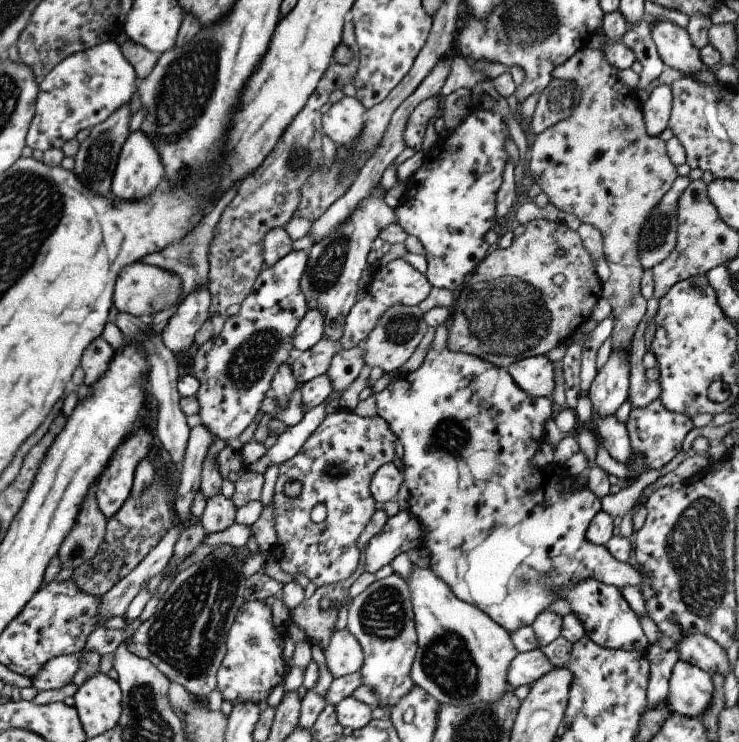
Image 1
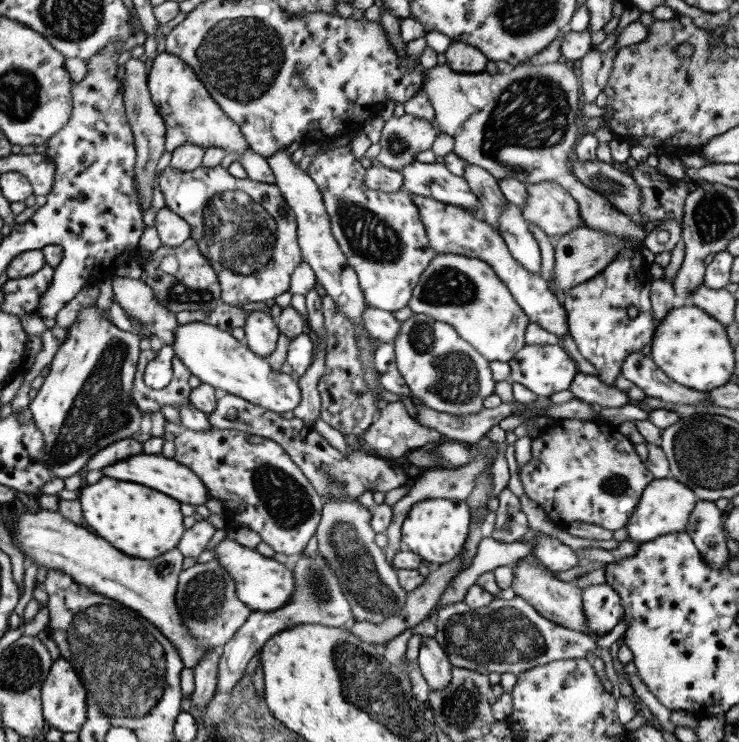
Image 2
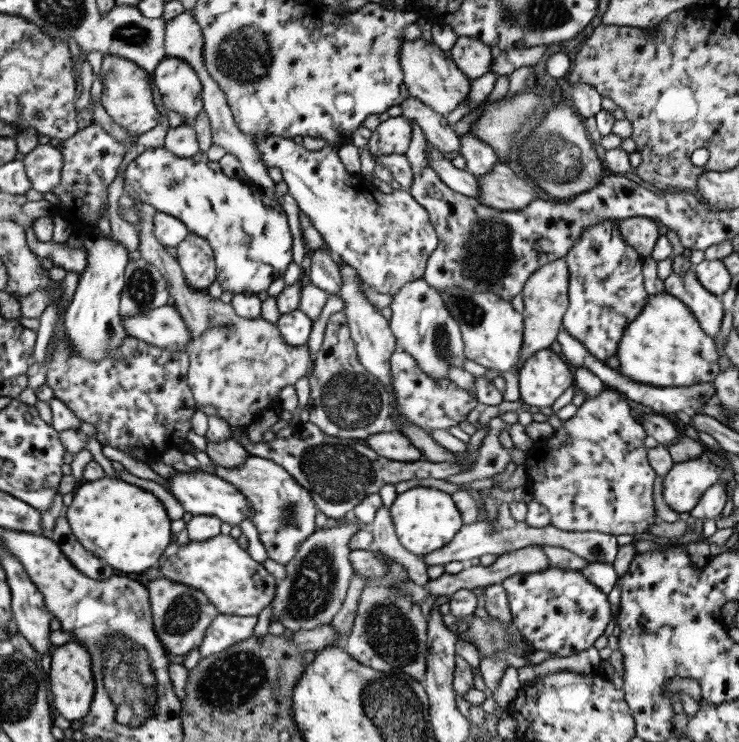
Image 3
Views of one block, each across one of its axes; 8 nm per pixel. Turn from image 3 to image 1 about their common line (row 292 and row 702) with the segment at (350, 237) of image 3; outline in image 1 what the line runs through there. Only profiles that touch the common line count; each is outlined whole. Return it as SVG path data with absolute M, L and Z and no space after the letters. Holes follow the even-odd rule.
M391 573L389 576L386 576L382 579L375 579L363 592L360 592L357 596L354 596L352 600L348 602L348 615L346 616L346 629L357 639L359 642L360 647L362 648L362 665L359 670L361 673L362 684L369 685L373 688L377 698L379 698L379 702L381 704L389 704L390 708L401 698L404 696L405 693L408 692L409 689L412 688L414 685L409 678L409 671L411 668L411 663L414 659L415 651L417 650L417 643L416 643L416 632L414 629L414 618L413 618L413 611L410 601L410 594L408 591L407 583L395 573Z

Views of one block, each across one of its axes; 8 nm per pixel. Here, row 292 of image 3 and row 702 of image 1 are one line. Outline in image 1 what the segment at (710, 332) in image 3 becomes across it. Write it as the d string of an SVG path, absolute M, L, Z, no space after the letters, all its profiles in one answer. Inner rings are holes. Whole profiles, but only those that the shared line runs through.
M679 660L668 680L665 704L671 713L699 719L712 701L713 691L709 673Z

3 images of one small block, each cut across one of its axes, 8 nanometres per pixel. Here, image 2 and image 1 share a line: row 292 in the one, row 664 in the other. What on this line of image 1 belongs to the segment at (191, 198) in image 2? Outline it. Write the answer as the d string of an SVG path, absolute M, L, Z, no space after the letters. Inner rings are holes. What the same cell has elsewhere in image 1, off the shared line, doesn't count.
M243 600L227 633L226 651L216 672L216 688L222 700L229 700L233 705L247 701L257 705L266 699L271 688L287 674L281 656L284 637L284 629L271 626L271 612L264 602Z

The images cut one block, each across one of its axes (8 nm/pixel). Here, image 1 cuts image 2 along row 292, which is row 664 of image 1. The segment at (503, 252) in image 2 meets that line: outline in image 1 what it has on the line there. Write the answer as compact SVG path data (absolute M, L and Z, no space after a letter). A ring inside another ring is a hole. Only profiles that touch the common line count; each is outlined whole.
M539 648L517 653L510 662L506 679L512 689L517 686L527 686L555 668L543 655Z

